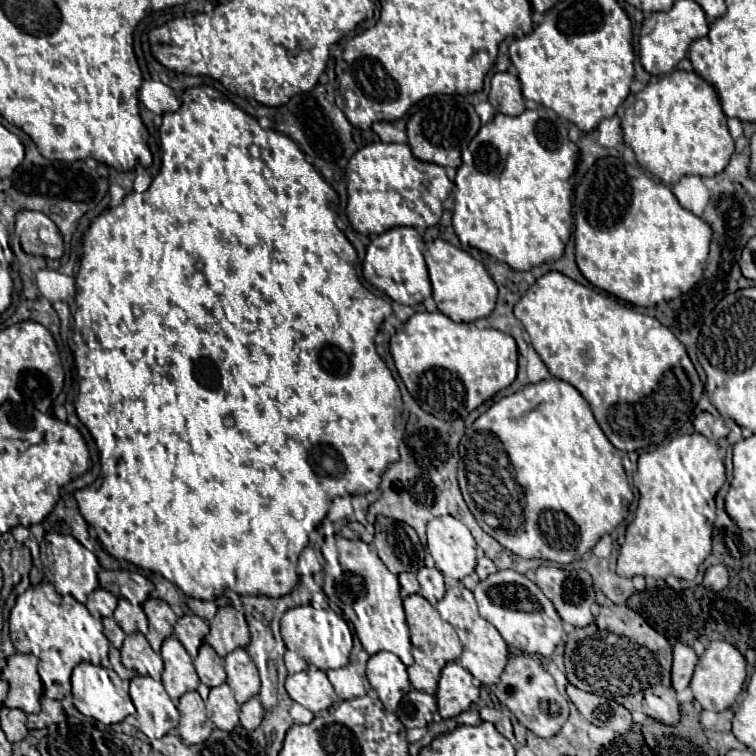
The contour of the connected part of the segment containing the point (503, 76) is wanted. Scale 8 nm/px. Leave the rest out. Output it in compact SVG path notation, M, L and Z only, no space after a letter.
M508 71L494 73L490 103L504 115L520 115L524 111L524 97L520 91L518 77Z

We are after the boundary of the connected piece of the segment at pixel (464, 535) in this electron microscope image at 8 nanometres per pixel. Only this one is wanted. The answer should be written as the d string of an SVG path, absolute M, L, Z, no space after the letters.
M452 515L428 523L428 551L436 567L454 579L464 579L476 565L476 541L468 527Z

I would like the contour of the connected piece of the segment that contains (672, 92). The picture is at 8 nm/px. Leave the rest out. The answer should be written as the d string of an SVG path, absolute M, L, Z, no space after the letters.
M676 69L662 75L644 87L638 99L644 101L644 109L638 111L634 103L628 105L622 113L622 129L624 143L632 147L642 169L660 177L666 185L674 185L684 175L712 177L728 165L734 139L728 133L716 89L698 73Z

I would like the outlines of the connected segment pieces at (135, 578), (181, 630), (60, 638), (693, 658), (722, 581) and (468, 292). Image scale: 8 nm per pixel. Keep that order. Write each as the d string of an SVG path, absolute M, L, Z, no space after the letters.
M102 569L98 575L98 581L100 581L102 589L110 591L116 597L124 597L136 605L146 601L154 590L153 583L146 577L139 573L122 571L122 569L118 569L118 571Z
M186 613L184 617L180 617L174 625L174 635L186 647L190 657L196 657L198 647L202 645L206 633L208 633L208 623L192 613Z
M48 581L28 587L10 613L10 637L20 653L34 653L40 657L44 651L44 663L38 663L38 675L42 679L44 696L62 701L71 693L70 673L82 663L90 661L102 667L108 663L108 639L102 633L102 623L94 619L88 609L76 599L64 599L54 591Z
M676 641L674 643L674 663L672 663L672 685L676 691L682 691L690 685L694 667L698 663L698 655L692 647Z
M722 563L712 565L712 567L706 569L706 575L704 575L704 587L706 589L722 591L726 585L728 585L728 571Z
M434 239L426 247L426 265L430 271L434 301L438 309L454 321L476 321L480 317L488 317L494 311L498 287L494 279L488 275L482 261L474 259L470 253L454 247L444 239Z

